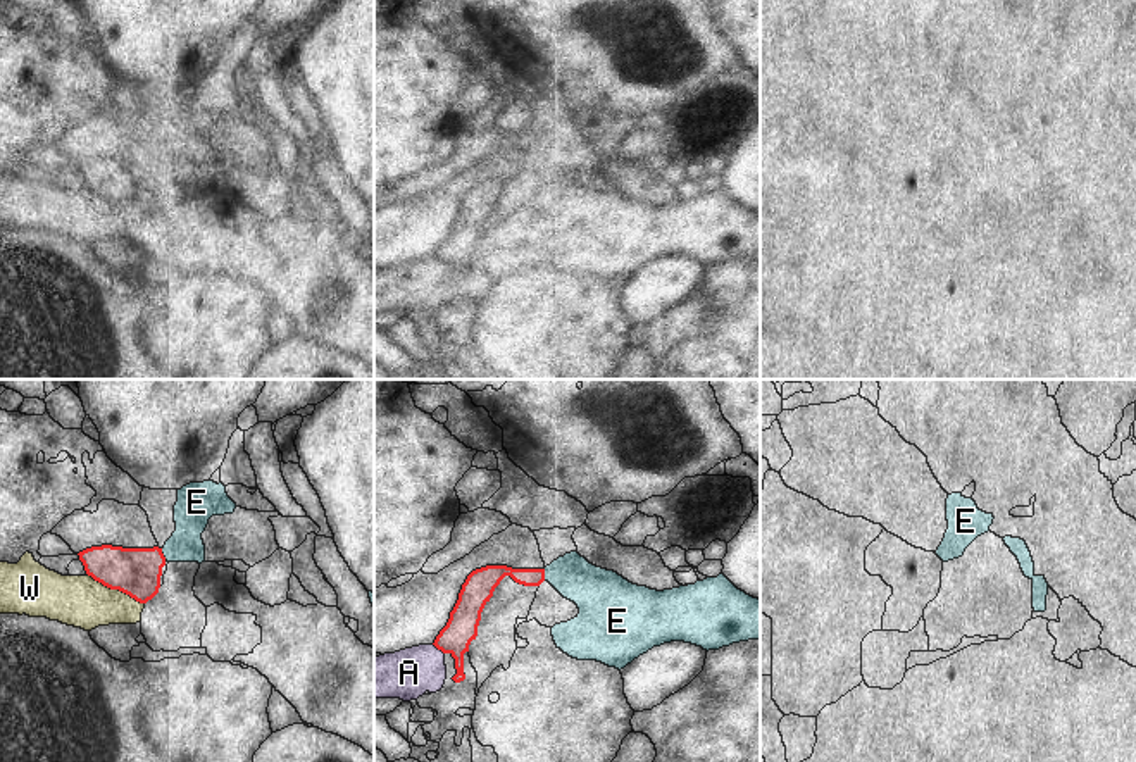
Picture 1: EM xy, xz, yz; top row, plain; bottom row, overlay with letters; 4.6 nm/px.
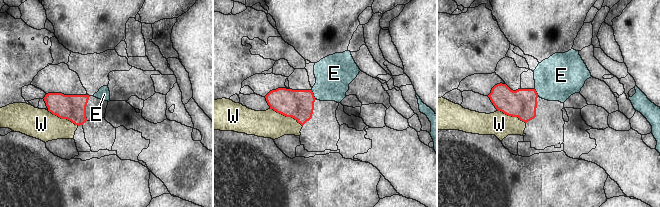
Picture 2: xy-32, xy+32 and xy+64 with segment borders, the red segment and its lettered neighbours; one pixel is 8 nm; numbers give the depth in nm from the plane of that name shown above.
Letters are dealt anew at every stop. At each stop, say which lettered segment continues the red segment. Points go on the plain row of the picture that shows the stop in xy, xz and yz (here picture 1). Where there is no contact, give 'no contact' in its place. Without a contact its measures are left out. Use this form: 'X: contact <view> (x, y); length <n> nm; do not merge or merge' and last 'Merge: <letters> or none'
A: contact xz (438, 262); length 80 nm; do not merge
E: contact xy (162, 168); length 60 nm; do not merge
W: contact xy (116, 202); length 300 nm; do not merge
Merge: none

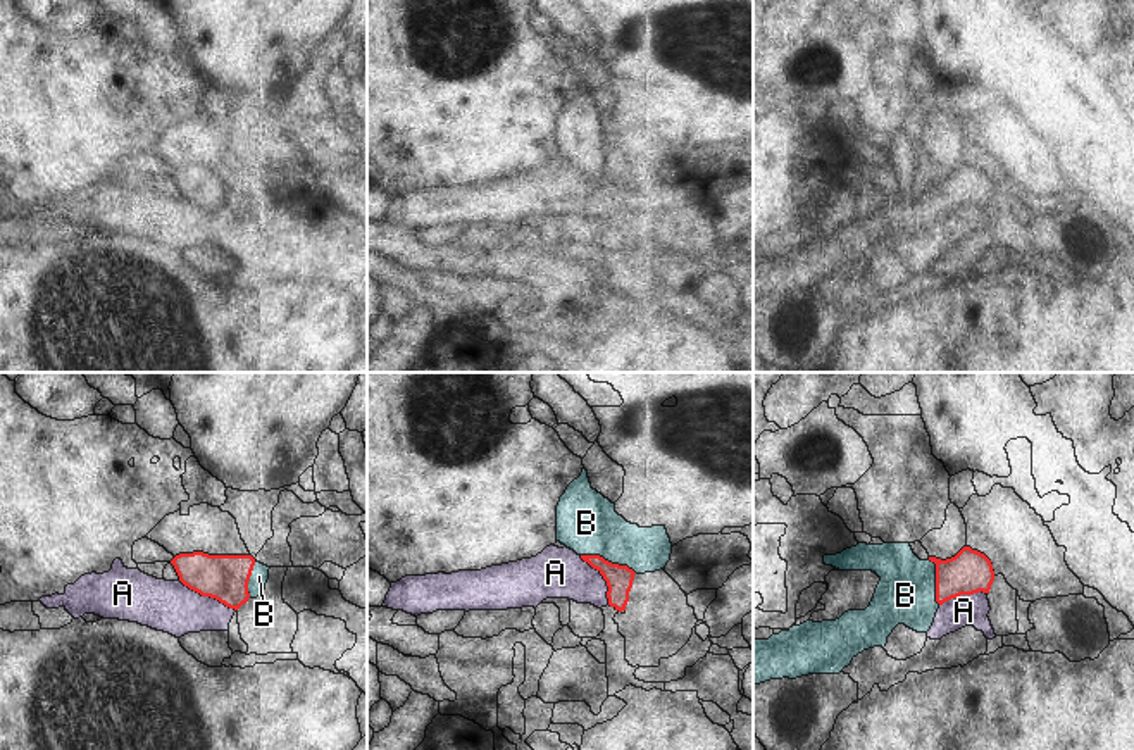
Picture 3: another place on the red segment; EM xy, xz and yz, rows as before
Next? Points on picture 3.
A: contact xy (207, 209); length 300 nm; do not merge
B: contact xz (607, 174); length 280 nm; merge
Merge: B

